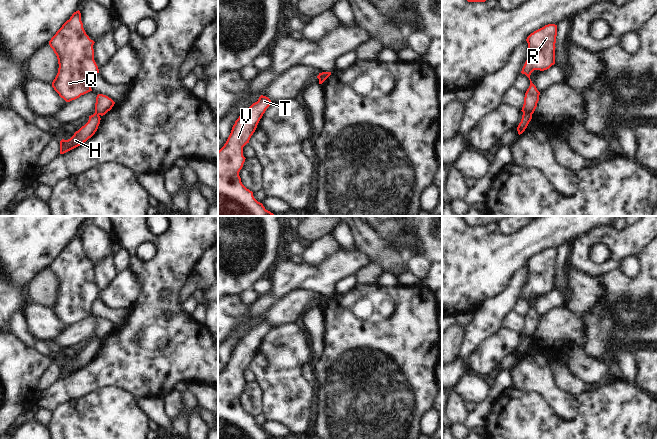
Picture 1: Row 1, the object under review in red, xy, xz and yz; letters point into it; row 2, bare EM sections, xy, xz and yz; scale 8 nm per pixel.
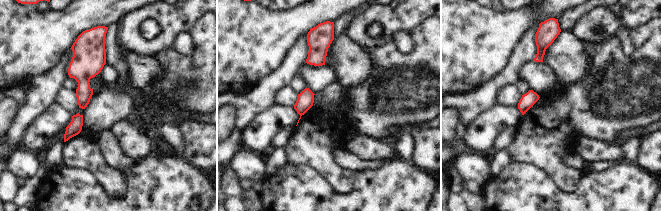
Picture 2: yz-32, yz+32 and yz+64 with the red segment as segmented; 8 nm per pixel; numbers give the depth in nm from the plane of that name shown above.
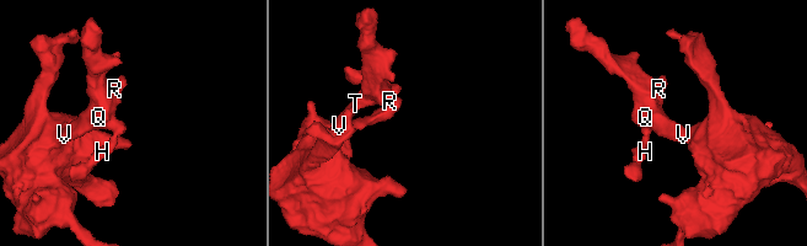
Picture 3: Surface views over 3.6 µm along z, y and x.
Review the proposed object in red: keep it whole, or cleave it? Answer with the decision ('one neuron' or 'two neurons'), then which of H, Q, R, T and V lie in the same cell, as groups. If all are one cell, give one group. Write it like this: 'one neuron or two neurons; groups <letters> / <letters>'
two neurons; groups H / Q R T V

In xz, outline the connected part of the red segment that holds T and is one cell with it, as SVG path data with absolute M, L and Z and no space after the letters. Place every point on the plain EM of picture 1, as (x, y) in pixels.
M261 319L235 345L226 367L218 375L218 440L275 440L254 422L239 400L246 383L243 371L271 328L268 321Z

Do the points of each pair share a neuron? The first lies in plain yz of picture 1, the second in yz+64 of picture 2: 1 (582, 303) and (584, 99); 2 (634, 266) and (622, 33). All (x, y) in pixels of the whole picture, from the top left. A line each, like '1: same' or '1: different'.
1: different
2: same

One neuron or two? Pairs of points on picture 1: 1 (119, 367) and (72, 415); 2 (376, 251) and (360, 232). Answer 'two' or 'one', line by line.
1: two
2: one

